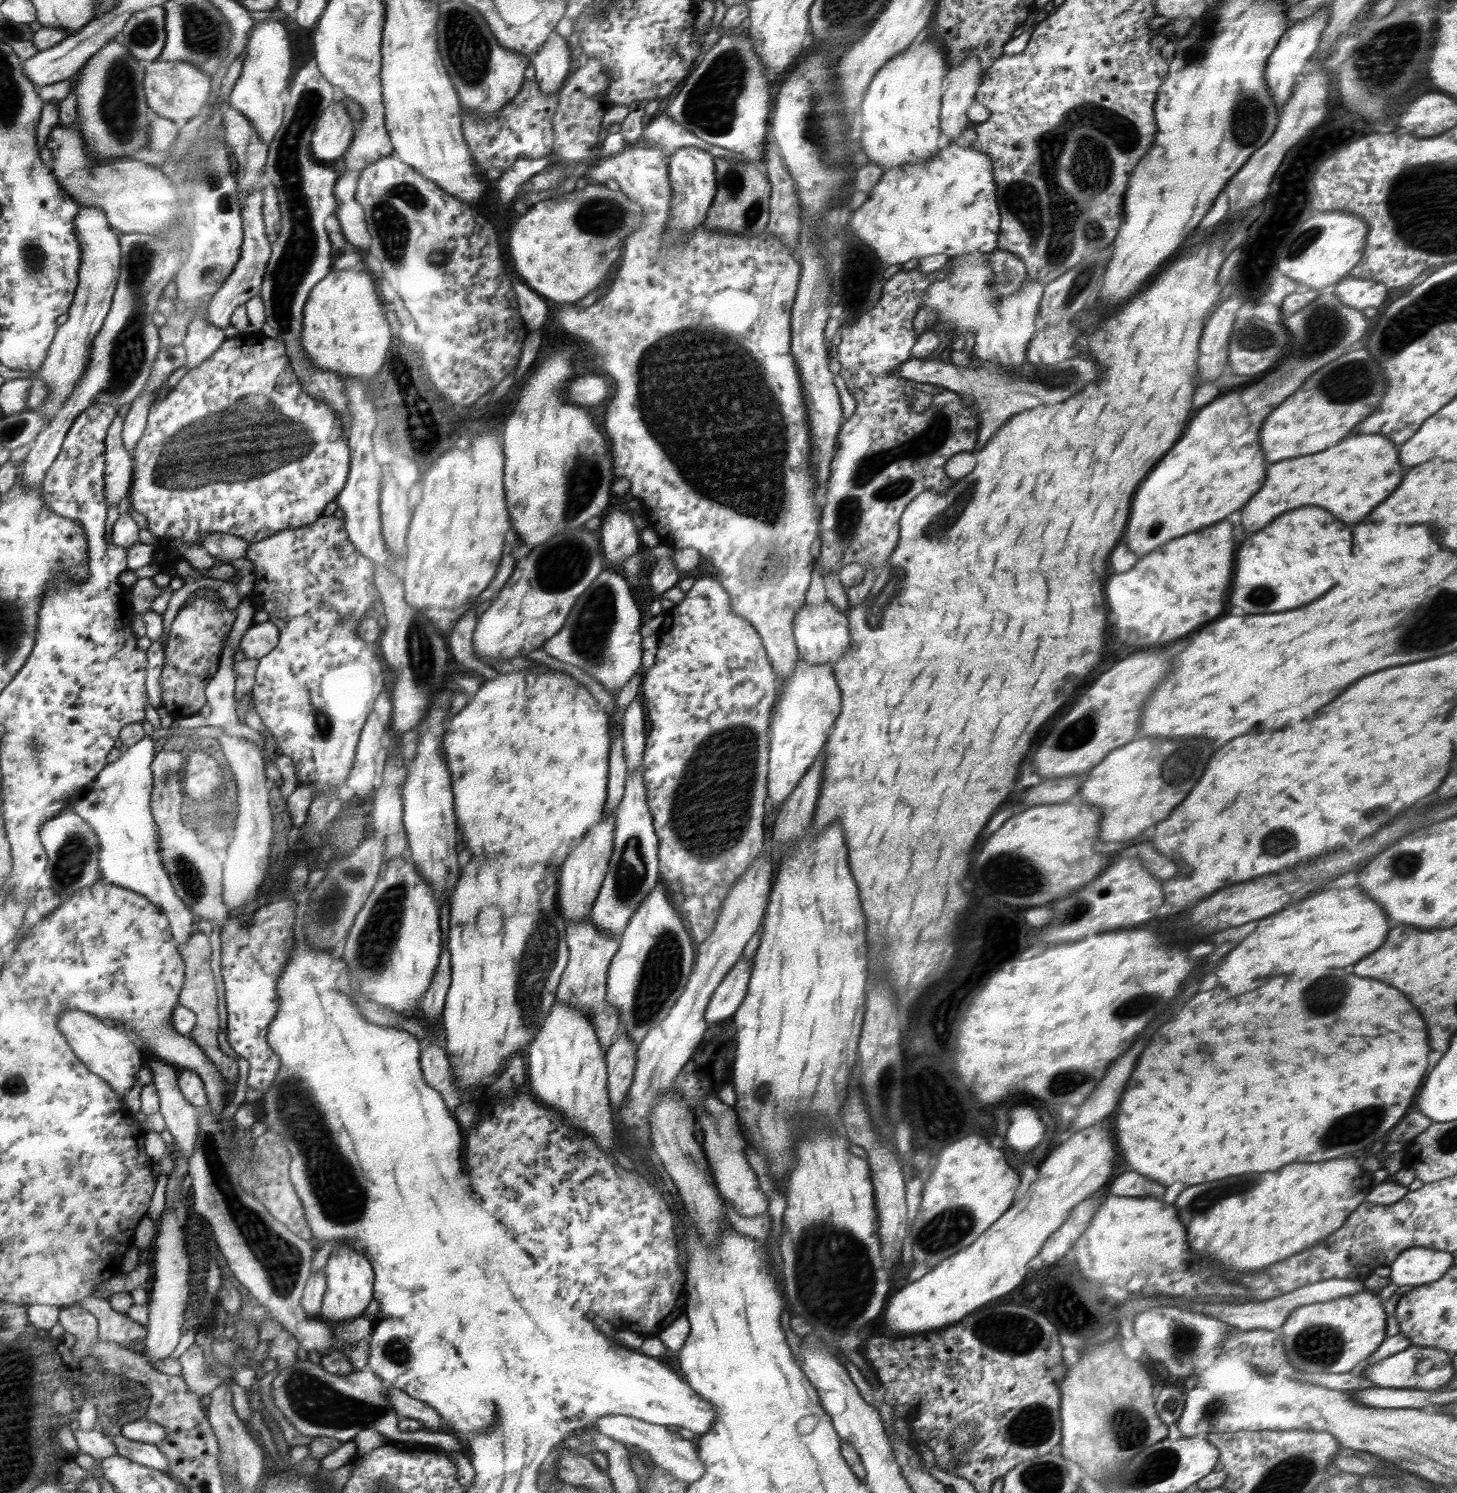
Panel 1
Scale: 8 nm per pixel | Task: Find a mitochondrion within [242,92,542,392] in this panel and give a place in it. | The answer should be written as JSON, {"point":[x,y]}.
{"point":[390,212]}

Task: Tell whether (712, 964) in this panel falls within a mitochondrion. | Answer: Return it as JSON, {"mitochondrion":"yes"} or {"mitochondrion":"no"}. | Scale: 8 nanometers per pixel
{"mitochondrion":"no"}

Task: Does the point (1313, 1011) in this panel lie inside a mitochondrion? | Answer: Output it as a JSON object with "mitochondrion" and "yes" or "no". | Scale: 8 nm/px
{"mitochondrion":"yes"}

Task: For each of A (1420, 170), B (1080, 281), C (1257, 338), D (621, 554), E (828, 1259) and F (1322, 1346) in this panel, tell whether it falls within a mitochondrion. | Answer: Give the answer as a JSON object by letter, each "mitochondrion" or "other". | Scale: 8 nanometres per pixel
{"A":"mitochondrion","B":"mitochondrion","C":"mitochondrion","D":"other","E":"mitochondrion","F":"mitochondrion"}

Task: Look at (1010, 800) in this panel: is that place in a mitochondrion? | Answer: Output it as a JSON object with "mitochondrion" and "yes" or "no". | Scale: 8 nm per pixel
{"mitochondrion":"no"}

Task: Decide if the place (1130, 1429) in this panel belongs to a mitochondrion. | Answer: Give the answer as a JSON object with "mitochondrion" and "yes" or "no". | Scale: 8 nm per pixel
{"mitochondrion":"yes"}

